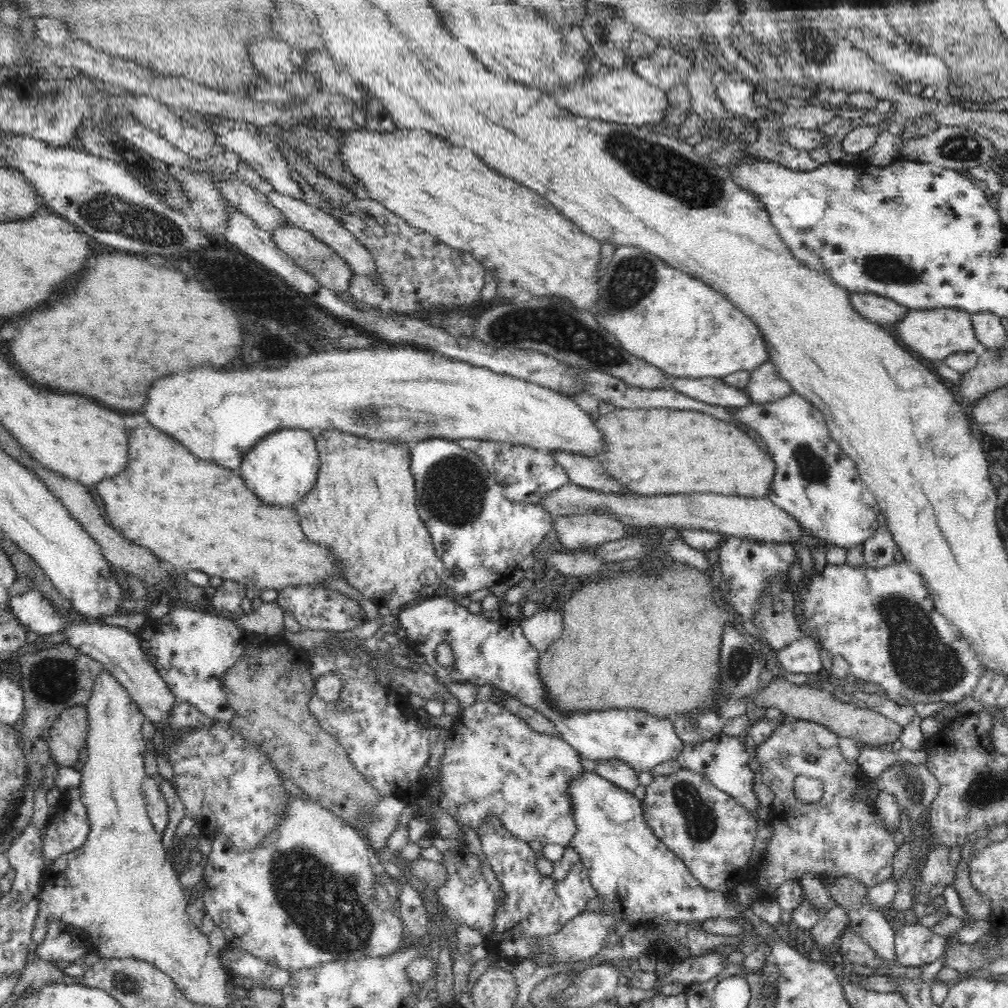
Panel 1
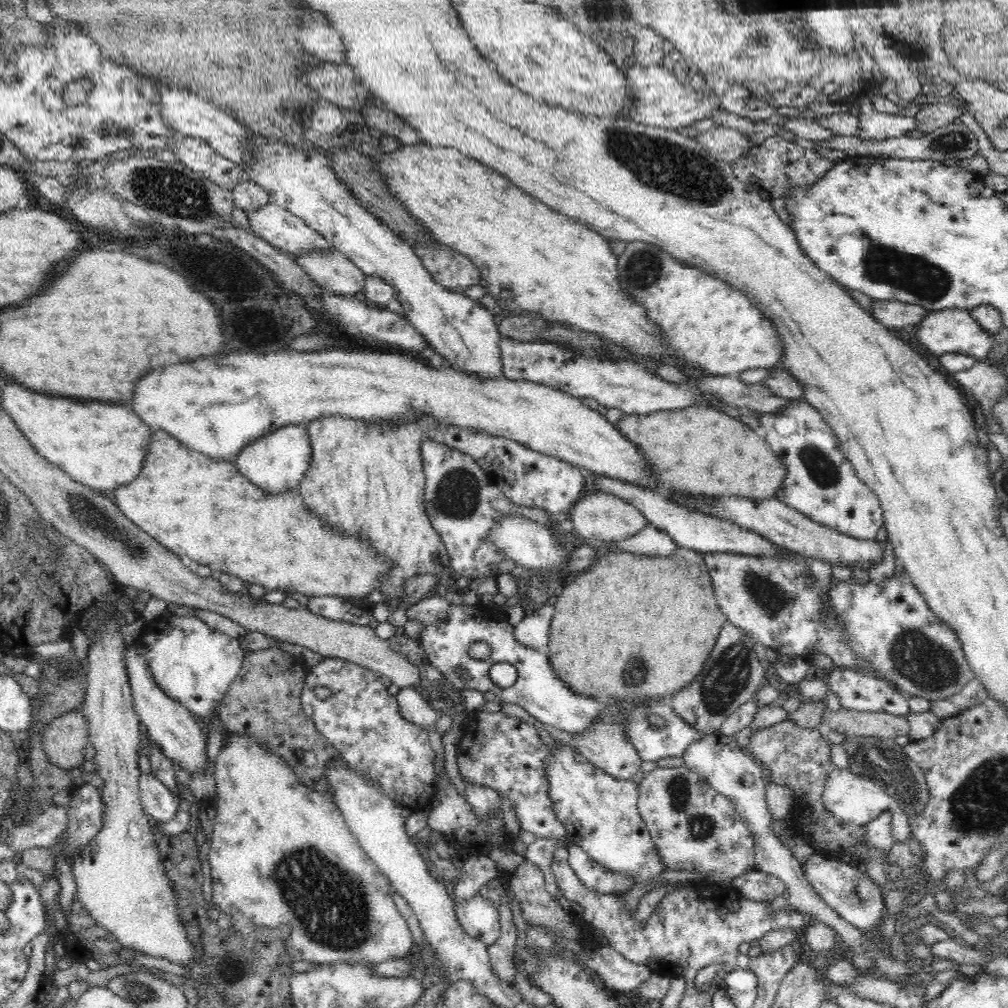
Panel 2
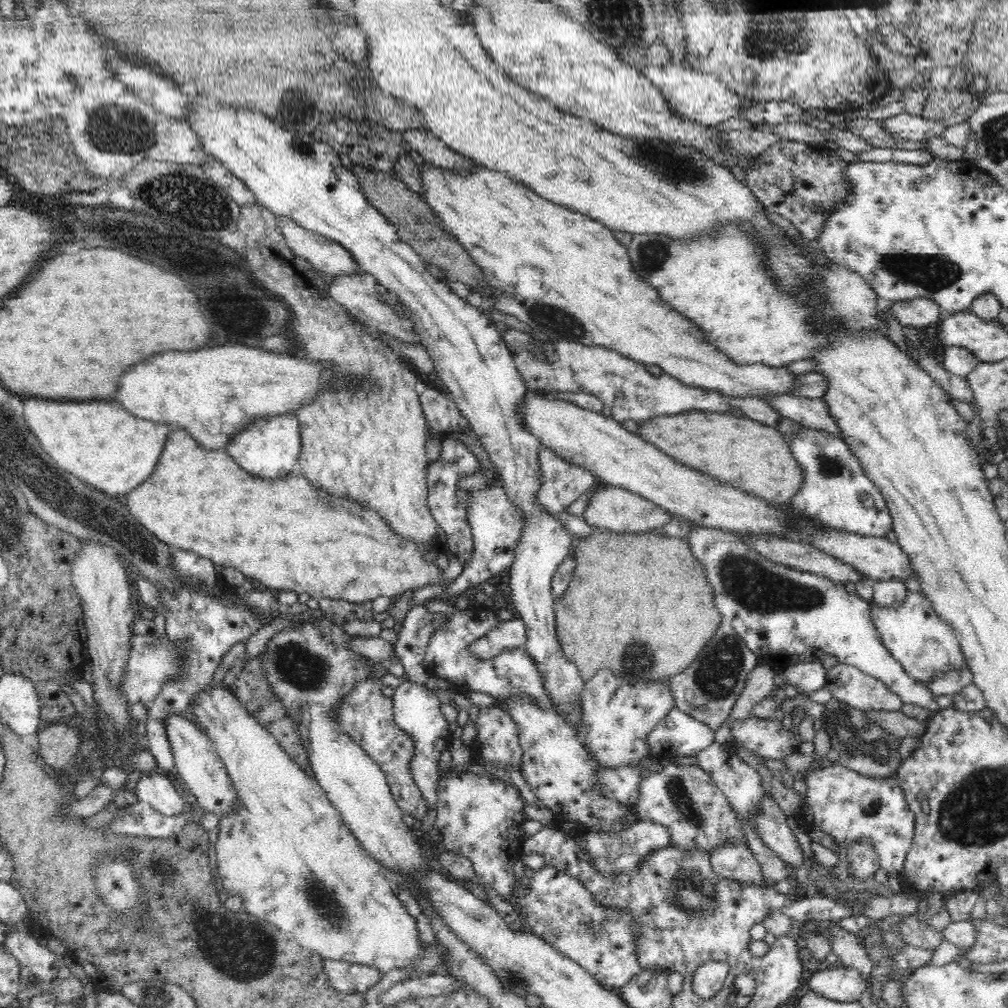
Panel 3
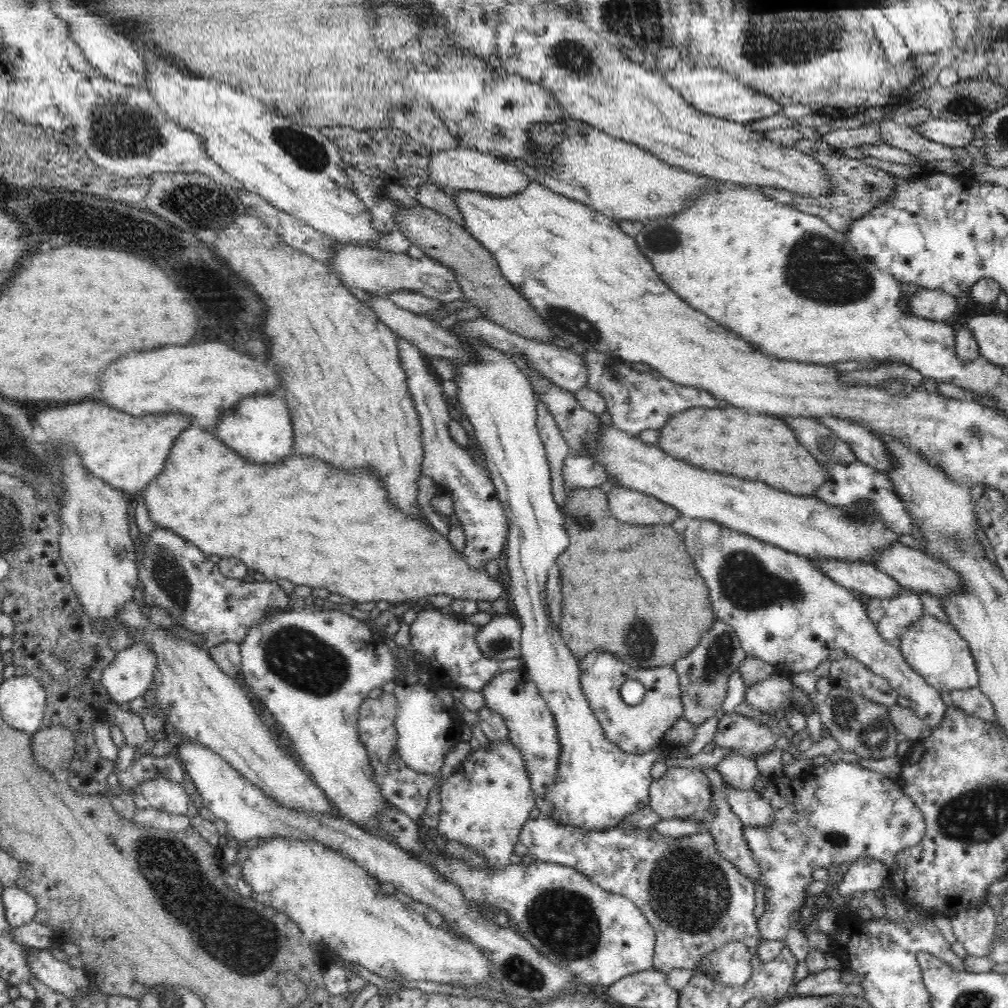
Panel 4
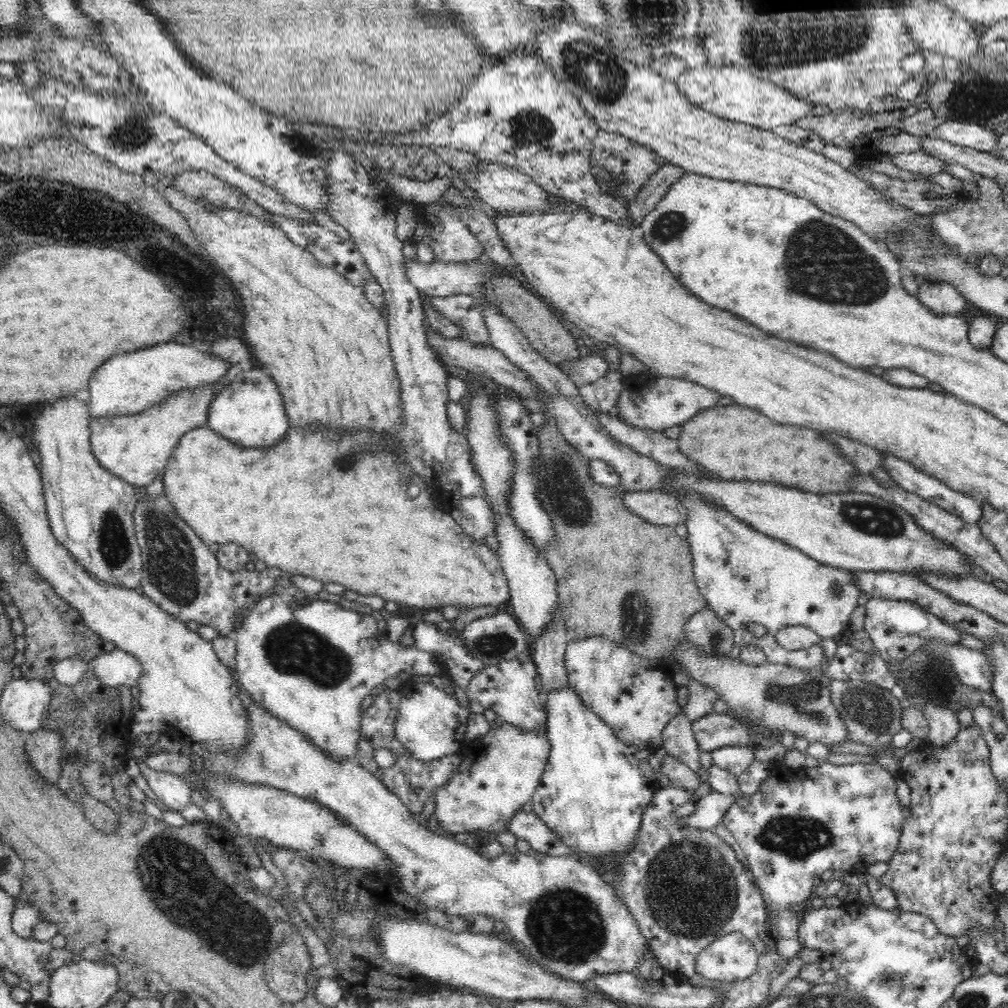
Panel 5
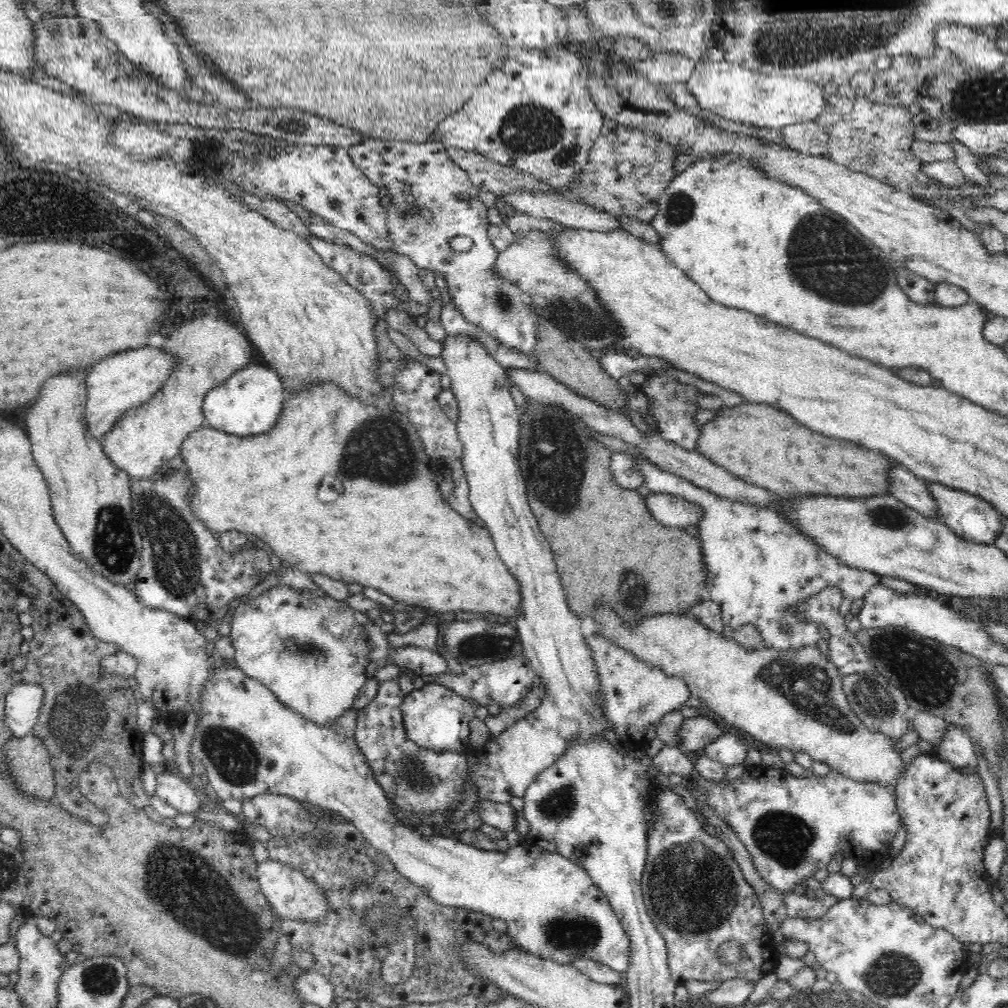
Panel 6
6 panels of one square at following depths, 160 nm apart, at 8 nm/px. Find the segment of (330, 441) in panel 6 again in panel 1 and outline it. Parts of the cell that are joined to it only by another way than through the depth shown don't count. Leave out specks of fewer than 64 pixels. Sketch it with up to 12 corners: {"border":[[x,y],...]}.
{"border":[[132,428],[95,486],[128,542],[256,591],[343,577],[295,506]]}

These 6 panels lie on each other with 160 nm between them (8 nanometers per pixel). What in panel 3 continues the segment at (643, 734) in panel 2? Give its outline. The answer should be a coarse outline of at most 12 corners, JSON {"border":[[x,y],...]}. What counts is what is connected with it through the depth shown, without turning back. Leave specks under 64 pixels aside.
{"border":[[676,706],[648,733],[649,753],[693,756],[715,731]]}

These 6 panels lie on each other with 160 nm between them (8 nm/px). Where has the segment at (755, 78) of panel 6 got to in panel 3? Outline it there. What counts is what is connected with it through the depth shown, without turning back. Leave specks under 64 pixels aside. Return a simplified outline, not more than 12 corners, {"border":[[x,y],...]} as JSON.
{"border":[[673,63],[641,73],[682,118],[711,127],[739,116],[719,77]]}

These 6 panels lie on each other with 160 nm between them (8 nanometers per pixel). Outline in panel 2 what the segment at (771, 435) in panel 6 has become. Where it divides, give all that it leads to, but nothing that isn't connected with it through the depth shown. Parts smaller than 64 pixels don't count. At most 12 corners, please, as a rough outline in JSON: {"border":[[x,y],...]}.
{"border":[[723,411],[624,413],[665,491],[762,500],[787,468]]}

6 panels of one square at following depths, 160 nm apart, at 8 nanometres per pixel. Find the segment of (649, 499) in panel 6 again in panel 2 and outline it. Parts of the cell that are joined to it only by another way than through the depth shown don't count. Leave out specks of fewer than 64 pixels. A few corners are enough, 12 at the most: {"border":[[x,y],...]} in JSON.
{"border":[[612,494],[584,495],[573,532],[591,543],[626,540],[649,525]]}

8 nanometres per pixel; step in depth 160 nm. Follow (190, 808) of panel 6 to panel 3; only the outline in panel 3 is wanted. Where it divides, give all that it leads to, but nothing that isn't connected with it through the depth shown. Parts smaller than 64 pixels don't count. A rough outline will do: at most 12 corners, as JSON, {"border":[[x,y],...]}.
{"border":[[161,772],[143,773],[138,802],[164,816],[183,812],[186,802],[175,781]]}

